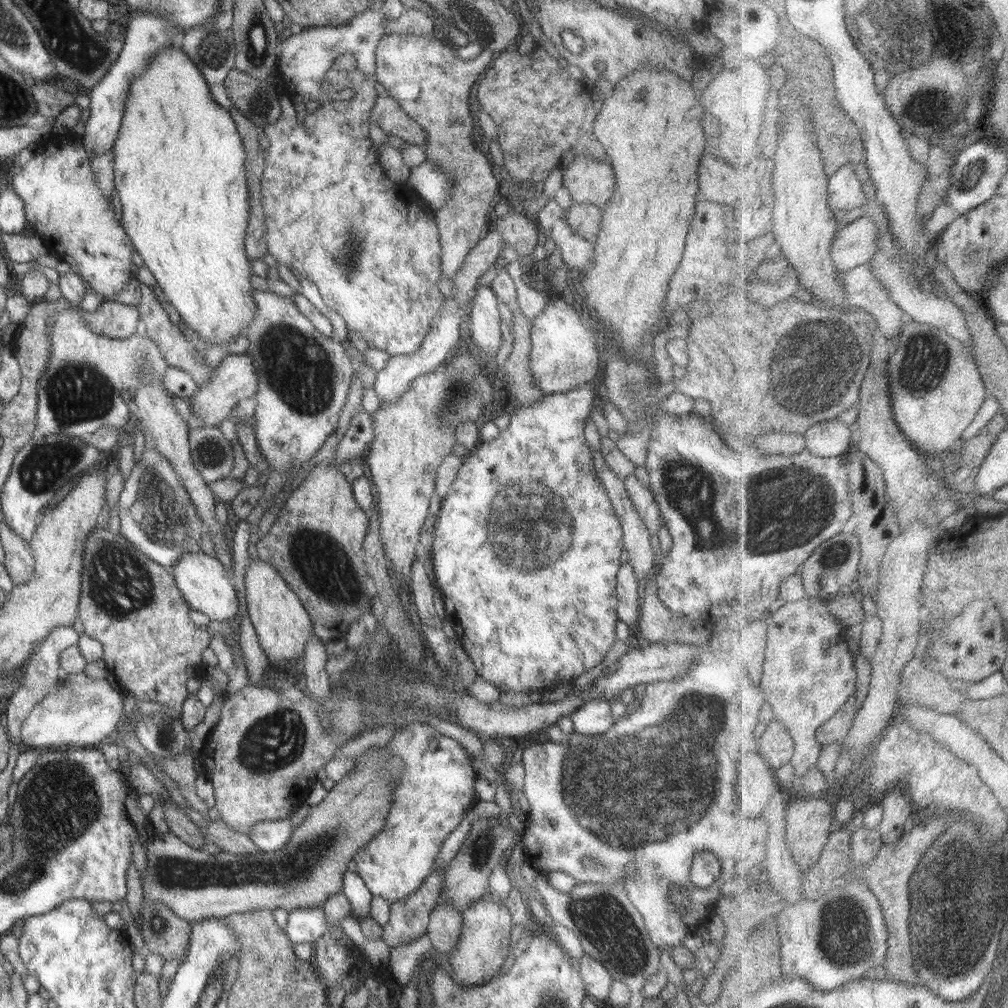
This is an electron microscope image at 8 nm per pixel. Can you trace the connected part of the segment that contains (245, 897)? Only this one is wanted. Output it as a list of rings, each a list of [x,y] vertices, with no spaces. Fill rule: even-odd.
[[[368,755],[347,775],[344,775],[328,791],[326,798],[318,804],[310,805],[304,822],[293,828],[289,841],[274,852],[251,855],[235,855],[230,851],[214,854],[203,849],[195,849],[172,833],[155,833],[145,846],[147,871],[143,872],[141,882],[144,890],[144,905],[161,903],[170,908],[180,919],[190,924],[206,918],[224,919],[234,914],[254,910],[272,910],[282,908],[288,913],[298,908],[320,908],[330,896],[342,892],[343,874],[346,864],[364,848],[387,823],[393,805],[393,792],[399,772],[403,770],[403,760],[394,757],[383,763],[378,757]]]

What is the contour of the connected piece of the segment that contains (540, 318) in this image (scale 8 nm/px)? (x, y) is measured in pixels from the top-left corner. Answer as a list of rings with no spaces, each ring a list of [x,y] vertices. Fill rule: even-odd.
[[[554,298],[531,320],[531,375],[537,387],[546,394],[565,393],[586,385],[598,372],[596,343],[580,316],[578,307],[564,299]]]

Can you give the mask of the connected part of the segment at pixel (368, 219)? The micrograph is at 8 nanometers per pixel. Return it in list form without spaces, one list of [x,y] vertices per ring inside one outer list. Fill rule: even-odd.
[[[362,77],[362,80],[352,85],[354,98],[342,101],[333,101],[321,105],[315,112],[306,113],[303,124],[298,122],[295,104],[288,94],[282,93],[279,98],[281,106],[280,118],[271,125],[266,125],[263,132],[270,141],[270,147],[266,150],[266,163],[263,168],[262,178],[258,188],[261,190],[261,203],[263,206],[264,226],[266,226],[265,241],[268,252],[278,263],[286,266],[294,266],[303,277],[308,277],[316,283],[323,301],[333,308],[347,324],[348,331],[353,330],[366,340],[370,348],[387,352],[390,357],[398,355],[414,354],[426,338],[430,330],[432,319],[443,309],[446,298],[438,289],[441,279],[441,244],[436,225],[435,211],[425,201],[419,199],[406,182],[394,182],[390,180],[385,169],[378,160],[377,150],[369,135],[370,109],[374,106],[378,93],[376,92],[376,80],[374,77]]]

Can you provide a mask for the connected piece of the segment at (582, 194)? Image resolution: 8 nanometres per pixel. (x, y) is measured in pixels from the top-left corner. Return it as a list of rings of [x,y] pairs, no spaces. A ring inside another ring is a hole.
[[[576,155],[563,175],[563,186],[568,188],[573,203],[593,204],[597,207],[613,199],[616,177],[610,163]]]

